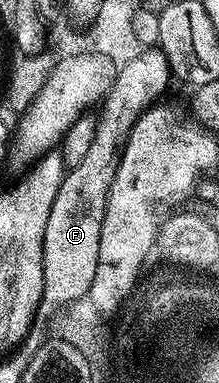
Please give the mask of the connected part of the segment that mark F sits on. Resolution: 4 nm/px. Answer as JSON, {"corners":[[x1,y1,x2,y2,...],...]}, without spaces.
{"corners":[[159,47,141,48,119,66,116,81,99,106,96,130,90,151,86,151,78,167,68,169,64,181,58,187,58,195,52,204,50,219,44,223,44,266,48,268,48,293,56,285,56,293,64,293,60,285,91,287,95,268,98,267,98,243,102,235,104,209,108,205,108,192,116,174,124,142,136,126,136,120,149,112,153,104,165,96,164,88,170,82,168,59]]}

